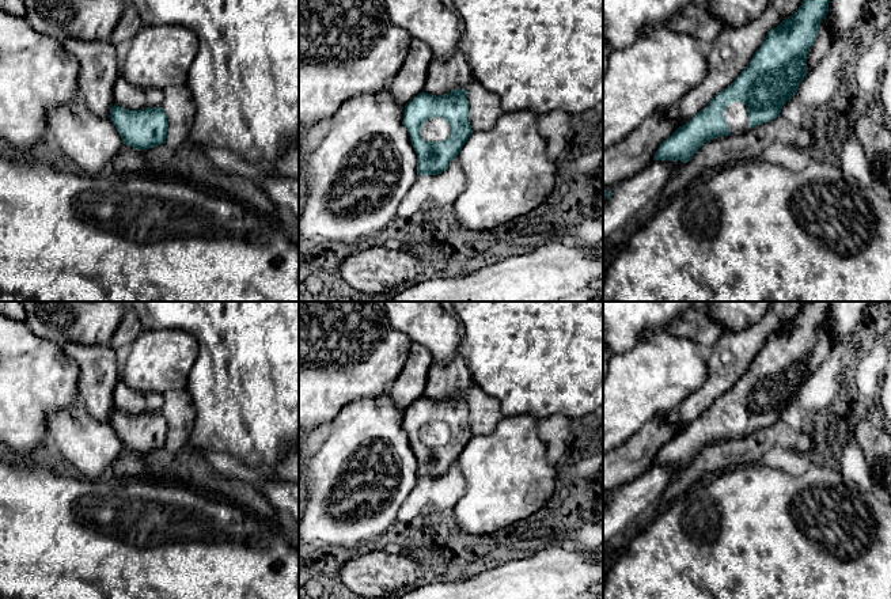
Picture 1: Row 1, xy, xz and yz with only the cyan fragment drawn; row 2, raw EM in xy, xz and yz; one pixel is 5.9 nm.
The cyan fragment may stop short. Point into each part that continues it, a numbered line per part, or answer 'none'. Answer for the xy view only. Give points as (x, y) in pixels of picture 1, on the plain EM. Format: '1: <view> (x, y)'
none

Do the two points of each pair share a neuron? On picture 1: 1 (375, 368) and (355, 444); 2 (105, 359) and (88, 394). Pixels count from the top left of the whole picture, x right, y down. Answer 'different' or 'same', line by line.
1: same
2: same

